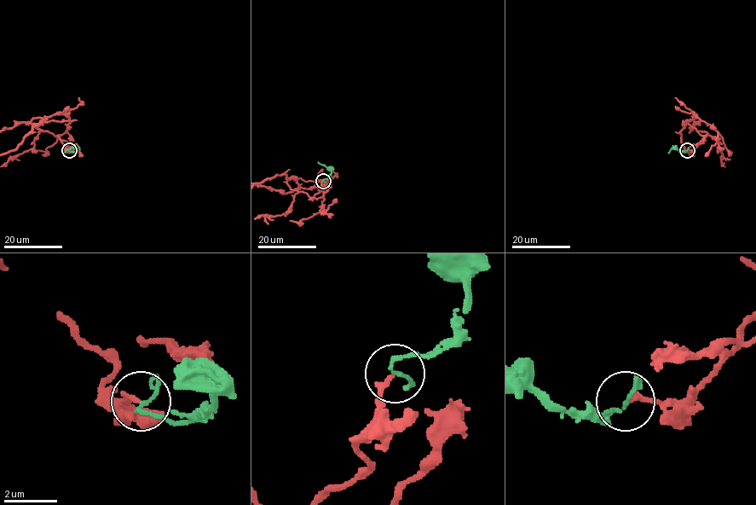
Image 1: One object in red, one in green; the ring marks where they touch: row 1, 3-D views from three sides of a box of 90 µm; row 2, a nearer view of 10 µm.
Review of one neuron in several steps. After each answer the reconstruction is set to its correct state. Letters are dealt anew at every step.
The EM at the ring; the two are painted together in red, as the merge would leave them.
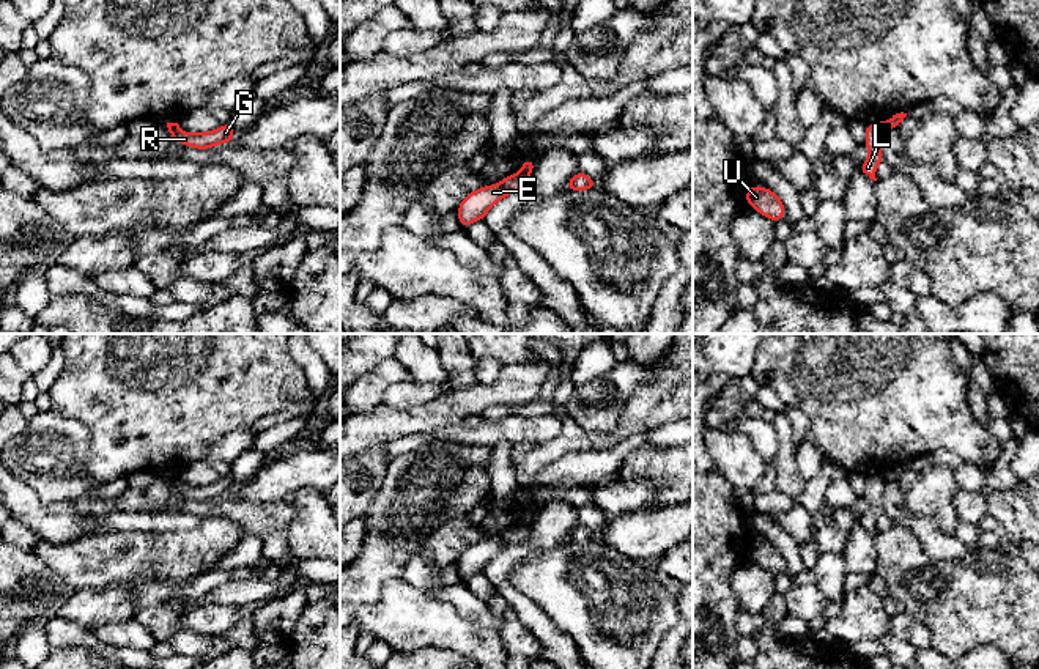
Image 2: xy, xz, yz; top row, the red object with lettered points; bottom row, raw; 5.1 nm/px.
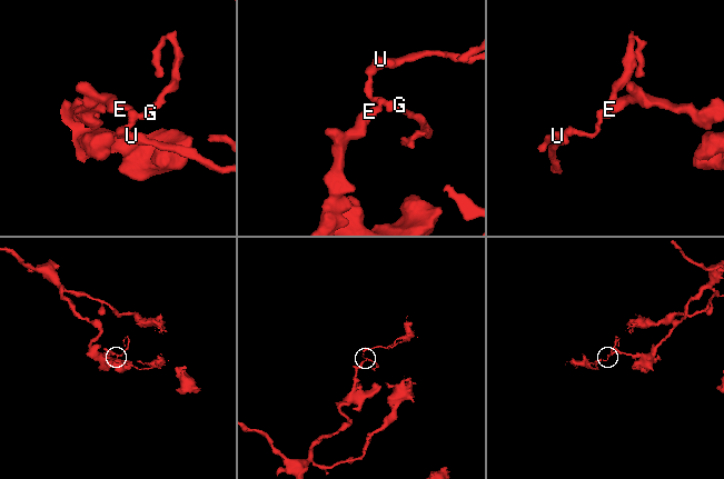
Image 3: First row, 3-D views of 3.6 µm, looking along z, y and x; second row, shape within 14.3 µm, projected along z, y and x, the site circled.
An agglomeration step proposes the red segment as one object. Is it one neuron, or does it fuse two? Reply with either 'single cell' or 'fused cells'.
fused cells

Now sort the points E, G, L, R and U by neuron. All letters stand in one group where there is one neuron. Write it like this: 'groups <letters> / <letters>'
groups E / G L R U

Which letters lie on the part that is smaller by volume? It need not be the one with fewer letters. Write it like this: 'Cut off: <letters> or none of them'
Cut off: G, L, R, U

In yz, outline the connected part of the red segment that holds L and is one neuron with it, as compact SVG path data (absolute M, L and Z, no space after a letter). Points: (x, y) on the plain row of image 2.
M875 474L866 479L864 497L869 501L869 510L860 518L860 523L871 532L877 534L877 519L883 515L882 496L885 491L886 480L883 475Z

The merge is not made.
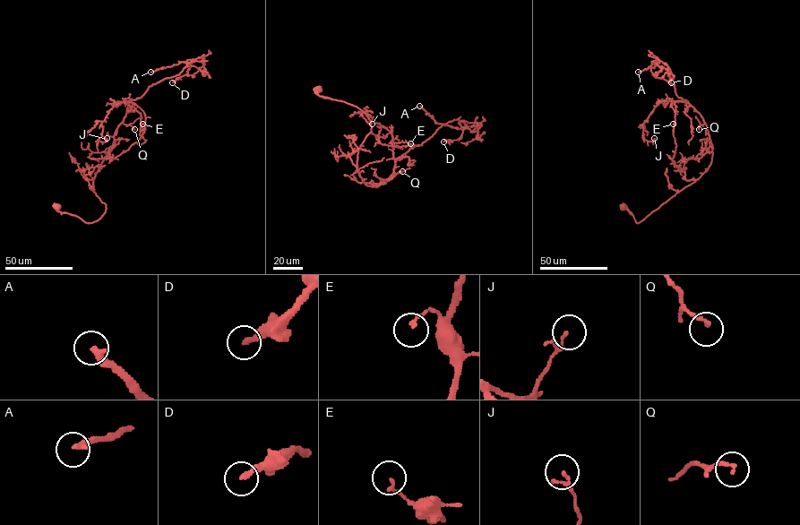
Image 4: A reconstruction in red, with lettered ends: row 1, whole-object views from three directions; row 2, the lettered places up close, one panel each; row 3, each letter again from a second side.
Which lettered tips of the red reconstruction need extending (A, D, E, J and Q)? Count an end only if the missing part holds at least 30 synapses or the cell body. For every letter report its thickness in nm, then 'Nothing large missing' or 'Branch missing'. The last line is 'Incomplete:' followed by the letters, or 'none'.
A: Thickness 300 nm. Branch missing
D: Thickness 240 nm. Nothing large missing
E: Thickness 140 nm. Nothing large missing
J: Thickness 90 nm. Nothing large missing
Q: Thickness 150 nm. Nothing large missing
Incomplete: A

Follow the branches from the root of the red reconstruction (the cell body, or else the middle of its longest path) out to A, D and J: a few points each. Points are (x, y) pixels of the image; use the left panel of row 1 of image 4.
A: (56, 207), (87, 222), (102, 216), (106, 204), (93, 191), (93, 178), (128, 102), (193, 60), (150, 72)
D: (56, 207), (87, 222), (102, 216), (93, 178), (128, 102), (192, 65), (172, 82)
J: (56, 207), (87, 222), (106, 211), (93, 178), (125, 116), (126, 100), (101, 122), (98, 141), (107, 138)

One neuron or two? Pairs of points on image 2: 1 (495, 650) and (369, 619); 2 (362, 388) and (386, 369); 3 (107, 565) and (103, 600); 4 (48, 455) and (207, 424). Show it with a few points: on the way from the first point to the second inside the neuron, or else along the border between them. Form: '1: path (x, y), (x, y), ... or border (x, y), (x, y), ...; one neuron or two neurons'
1: path (463, 636), (432, 622), (400, 619); one neuron
2: path (369, 386), (380, 375); one neuron
3: border (140, 581), (76, 591); two neurons
4: border (68, 417), (88, 432), (87, 471), (99, 484); two neurons

